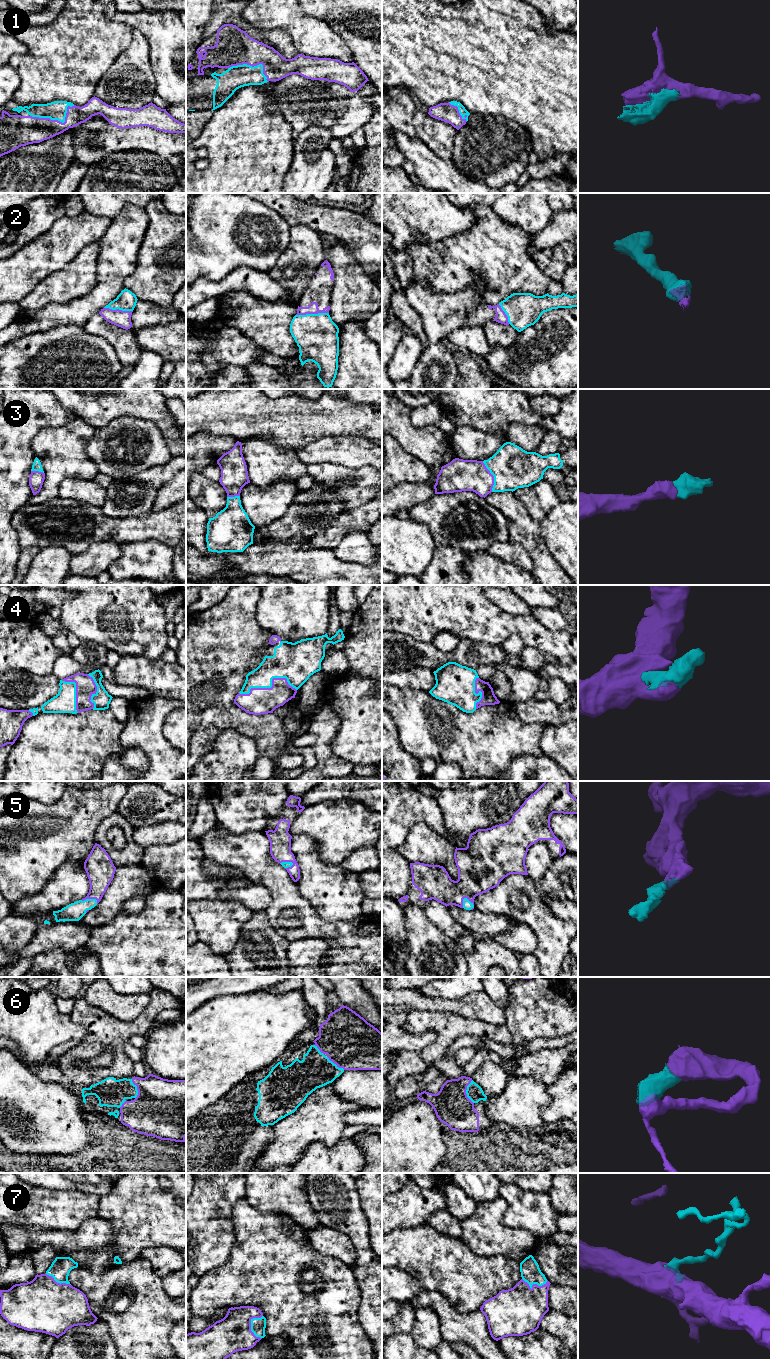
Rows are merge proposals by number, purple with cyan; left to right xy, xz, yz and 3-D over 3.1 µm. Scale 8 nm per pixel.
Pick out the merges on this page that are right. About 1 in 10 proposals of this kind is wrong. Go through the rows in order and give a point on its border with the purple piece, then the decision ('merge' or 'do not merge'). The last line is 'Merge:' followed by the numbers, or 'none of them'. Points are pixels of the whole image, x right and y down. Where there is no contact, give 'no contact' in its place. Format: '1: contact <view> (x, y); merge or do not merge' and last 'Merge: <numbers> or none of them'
1: contact xy (57, 120); merge
2: contact xz (312, 313); merge
3: contact yz (493, 476); merge
4: contact xz (271, 687); merge
5: contact yz (468, 899); merge
6: contact yz (465, 1092); merge
7: contact xz (250, 1325); merge
Merge: 1, 2, 3, 4, 5, 6, 7

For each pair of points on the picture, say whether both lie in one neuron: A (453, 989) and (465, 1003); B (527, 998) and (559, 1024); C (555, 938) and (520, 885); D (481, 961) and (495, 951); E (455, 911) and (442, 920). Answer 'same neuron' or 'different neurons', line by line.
A: different neurons
B: same neuron
C: same neuron
D: same neuron
E: different neurons

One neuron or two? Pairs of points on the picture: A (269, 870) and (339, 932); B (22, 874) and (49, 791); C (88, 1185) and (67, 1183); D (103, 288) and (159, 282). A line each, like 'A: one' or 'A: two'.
A: one
B: two
C: one
D: two

